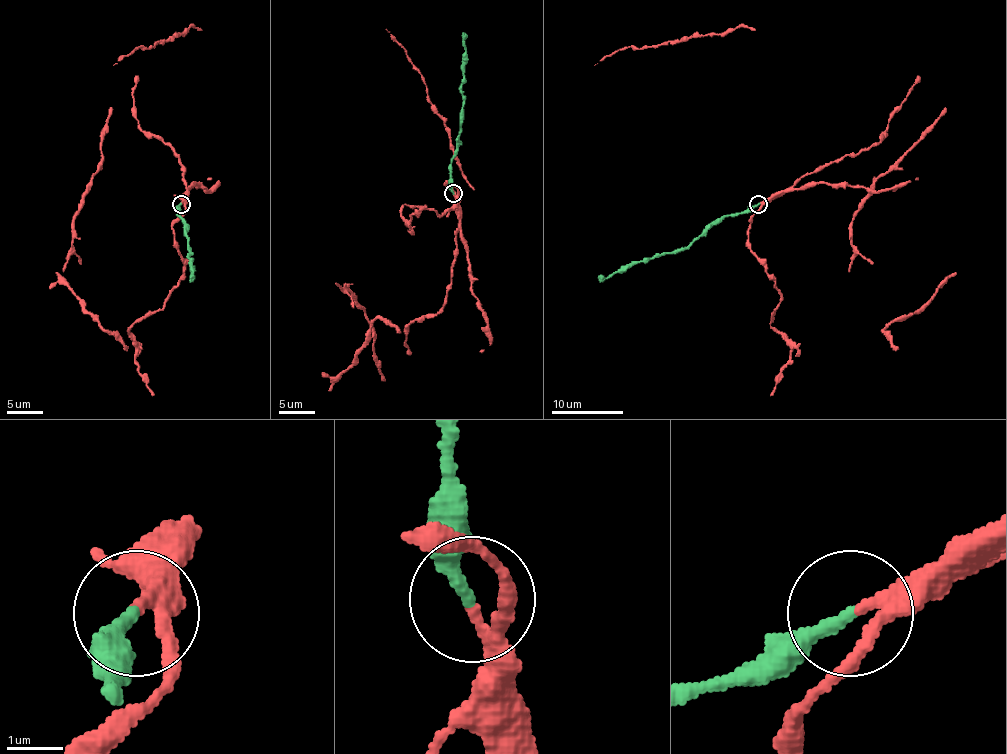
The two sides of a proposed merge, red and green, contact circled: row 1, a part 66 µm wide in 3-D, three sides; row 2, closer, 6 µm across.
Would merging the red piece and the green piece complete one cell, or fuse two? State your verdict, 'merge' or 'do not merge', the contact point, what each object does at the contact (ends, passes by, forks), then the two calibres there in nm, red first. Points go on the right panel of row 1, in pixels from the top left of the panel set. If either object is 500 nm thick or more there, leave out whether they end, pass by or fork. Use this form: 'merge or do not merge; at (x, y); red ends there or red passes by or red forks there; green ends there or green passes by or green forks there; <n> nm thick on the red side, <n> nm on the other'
merge; at (758, 204); red passes by; green ends there; 190 nm thick on the red side, 240 nm on the other

